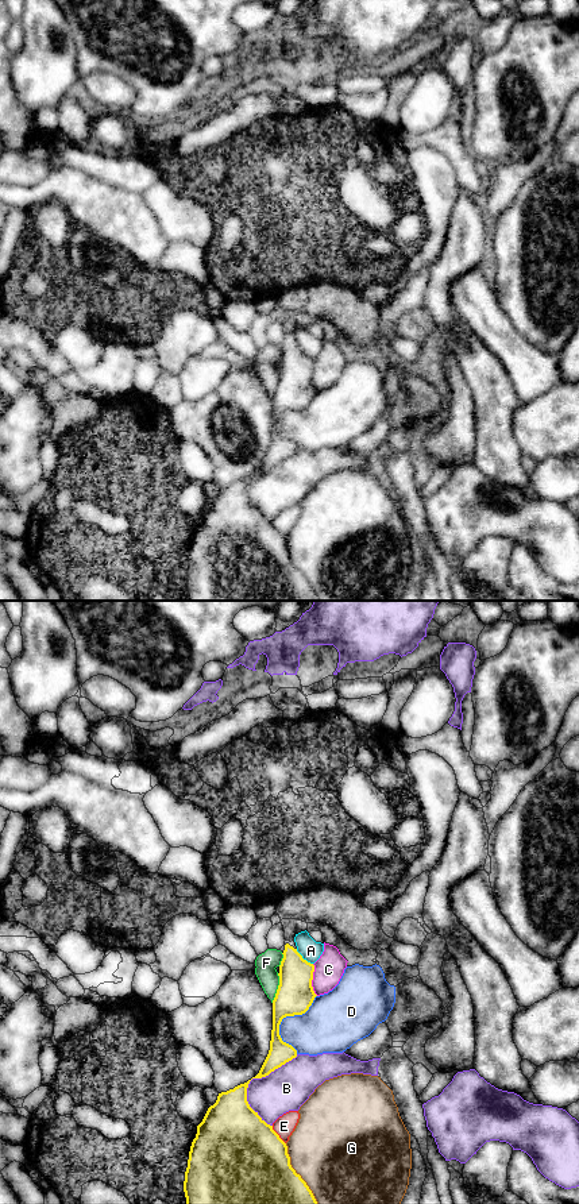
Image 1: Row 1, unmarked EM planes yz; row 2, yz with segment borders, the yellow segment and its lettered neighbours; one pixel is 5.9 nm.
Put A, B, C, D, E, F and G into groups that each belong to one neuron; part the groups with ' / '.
A F / B / C / D / E / G

